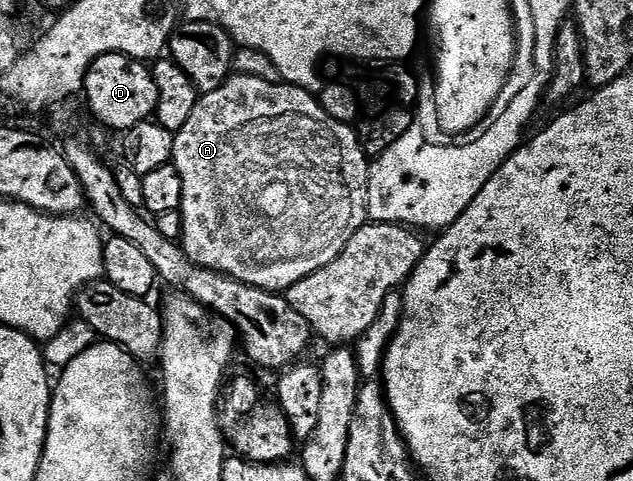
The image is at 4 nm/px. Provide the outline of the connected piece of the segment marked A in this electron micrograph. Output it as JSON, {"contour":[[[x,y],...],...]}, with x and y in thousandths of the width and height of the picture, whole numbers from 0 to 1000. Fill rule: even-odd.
{"contour":[[[368,152],[349,179],[330,195],[316,195],[310,222],[299,249],[276,277],[278,306],[272,318],[272,337],[288,366],[288,424],[283,441],[291,459],[288,509],[300,541],[344,561],[365,578],[403,588],[415,582],[422,601],[452,607],[471,582],[502,565],[521,549],[543,522],[547,507],[583,459],[581,451],[581,372],[585,368],[585,331],[569,304],[569,281],[548,254],[536,254],[506,222],[504,202],[480,179],[458,179],[447,166],[428,170],[423,162],[409,162],[404,154]]]}

